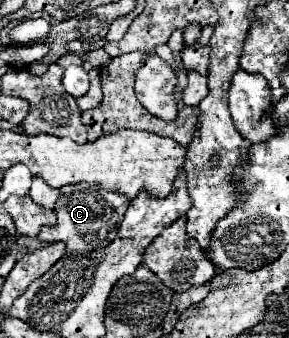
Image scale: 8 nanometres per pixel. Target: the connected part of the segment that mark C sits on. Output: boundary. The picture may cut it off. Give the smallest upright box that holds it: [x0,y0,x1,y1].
[38,183,130,251]

